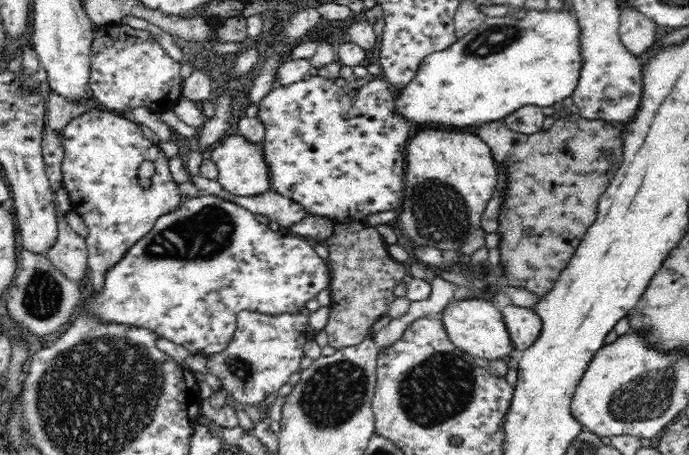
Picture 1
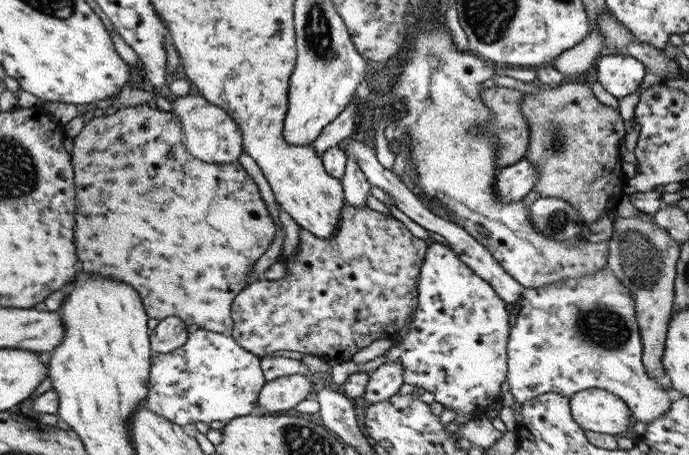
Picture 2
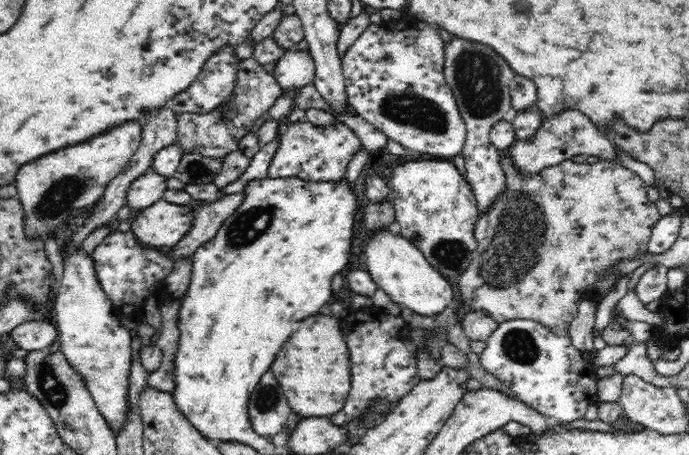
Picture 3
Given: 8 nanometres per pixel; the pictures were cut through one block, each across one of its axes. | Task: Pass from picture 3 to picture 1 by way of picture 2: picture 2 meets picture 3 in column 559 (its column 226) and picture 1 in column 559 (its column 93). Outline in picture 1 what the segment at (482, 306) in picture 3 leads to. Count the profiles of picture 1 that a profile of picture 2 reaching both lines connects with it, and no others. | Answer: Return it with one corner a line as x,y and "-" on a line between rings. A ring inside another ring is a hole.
571,110
556,115
552,126
535,133
519,133
506,125
490,122
479,127
478,138
489,146
496,167
503,170
497,226
500,242
497,248
503,281
510,286
529,290
538,297
544,296
556,284
561,271
576,252
580,238
597,218
600,196
608,188
623,160
624,133
616,129
612,121
585,119
580,113

